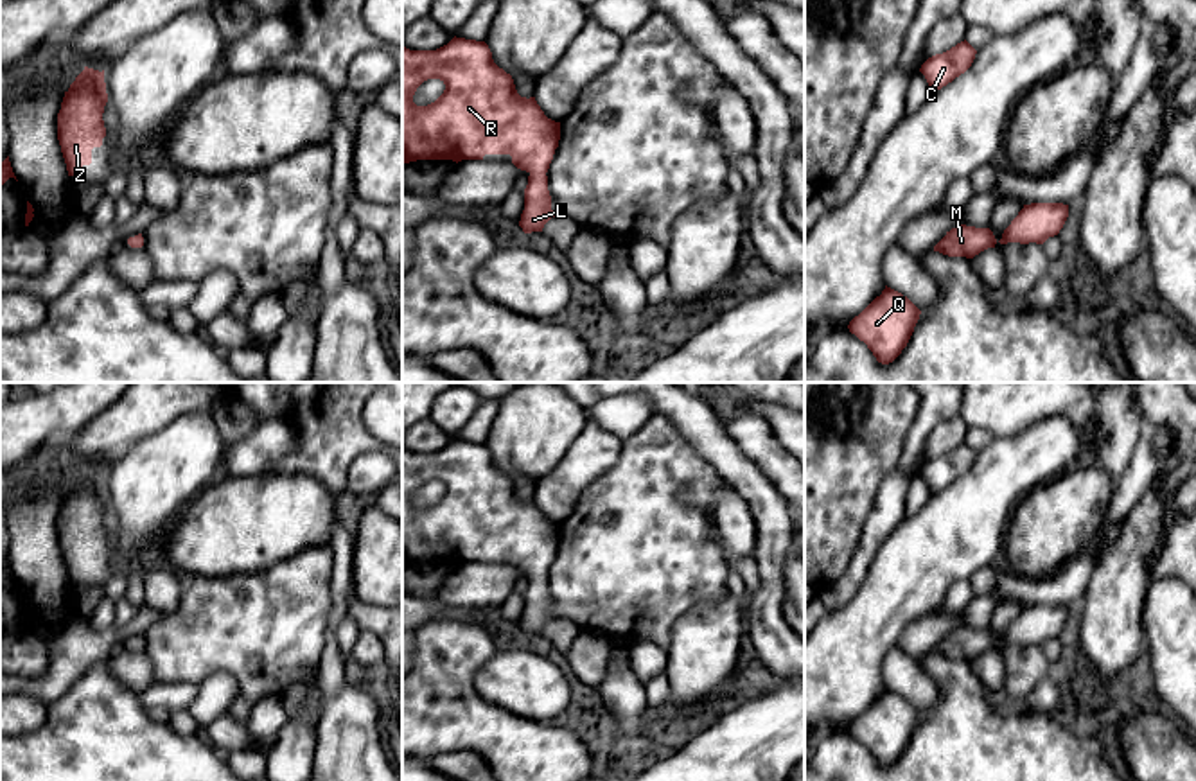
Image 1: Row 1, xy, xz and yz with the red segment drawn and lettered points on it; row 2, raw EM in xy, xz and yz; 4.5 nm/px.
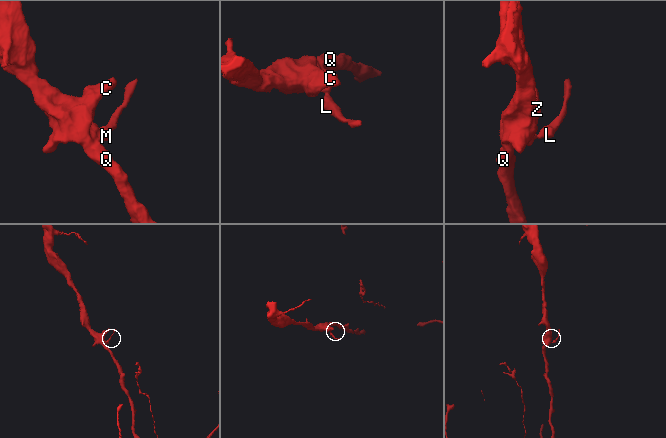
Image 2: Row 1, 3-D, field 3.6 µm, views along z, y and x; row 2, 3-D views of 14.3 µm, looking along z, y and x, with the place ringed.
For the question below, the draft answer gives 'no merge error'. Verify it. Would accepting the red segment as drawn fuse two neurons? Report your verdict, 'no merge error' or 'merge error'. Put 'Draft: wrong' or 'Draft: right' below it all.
no merge error
Draft: right

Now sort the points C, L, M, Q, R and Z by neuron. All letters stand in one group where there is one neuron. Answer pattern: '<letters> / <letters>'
C L M Q R Z

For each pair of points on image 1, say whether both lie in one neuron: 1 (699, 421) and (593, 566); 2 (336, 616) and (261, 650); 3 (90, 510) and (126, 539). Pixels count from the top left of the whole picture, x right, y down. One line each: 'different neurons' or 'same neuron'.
1: different neurons
2: different neurons
3: different neurons

